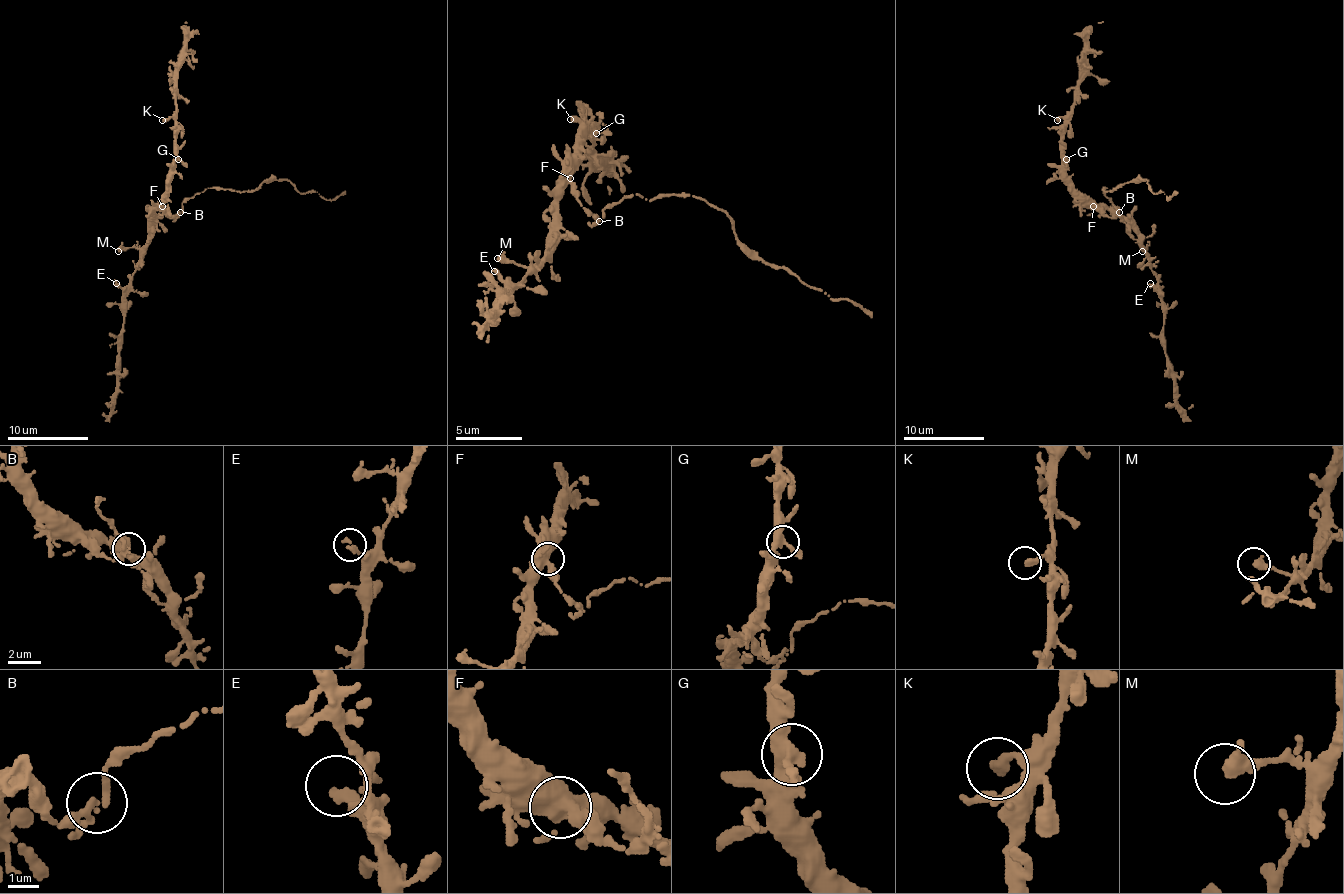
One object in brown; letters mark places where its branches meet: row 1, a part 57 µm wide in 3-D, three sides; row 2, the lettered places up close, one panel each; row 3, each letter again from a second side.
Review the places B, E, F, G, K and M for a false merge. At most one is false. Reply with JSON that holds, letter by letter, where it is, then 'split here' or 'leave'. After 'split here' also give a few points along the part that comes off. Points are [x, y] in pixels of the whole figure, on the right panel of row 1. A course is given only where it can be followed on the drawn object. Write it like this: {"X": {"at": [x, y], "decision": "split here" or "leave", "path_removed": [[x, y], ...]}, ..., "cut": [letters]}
{"B": {"at": [1119, 212], "decision": "split here", "path_removed": [[1120, 212], [1105, 188], [1111, 192], [1126, 182], [1148, 180], [1152, 192], [1162, 192], [1166, 200], [1178, 192]]}, "E": {"at": [1150, 283], "decision": "leave"}, "F": {"at": [1093, 206], "decision": "leave"}, "G": {"at": [1066, 159], "decision": "leave"}, "K": {"at": [1057, 120], "decision": "leave"}, "M": {"at": [1142, 251], "decision": "leave"}, "cut": ["B"]}

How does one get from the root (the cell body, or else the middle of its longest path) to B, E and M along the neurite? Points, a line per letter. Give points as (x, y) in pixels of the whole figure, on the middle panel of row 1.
B: (564, 188), (567, 185), (577, 202), (600, 222)
E: (564, 188), (564, 195), (557, 202), (557, 238), (547, 255), (517, 285), (504, 281), (494, 271)
M: (564, 188), (564, 195), (557, 202), (557, 238), (554, 245), (530, 268), (497, 258)

